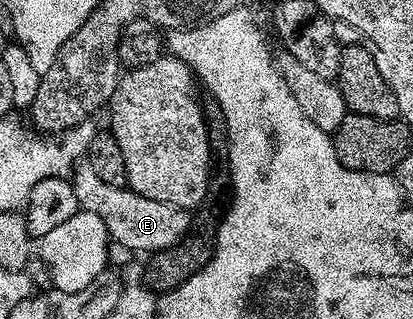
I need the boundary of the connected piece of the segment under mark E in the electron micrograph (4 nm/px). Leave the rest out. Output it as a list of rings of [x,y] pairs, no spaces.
[[[86,160],[80,161],[74,167],[69,178],[73,192],[77,192],[79,209],[93,212],[105,223],[108,239],[127,250],[140,250],[143,256],[150,256],[158,250],[167,250],[182,242],[192,229],[192,215],[179,206],[174,206],[161,200],[149,200],[127,186],[105,184],[105,180],[97,177],[97,172],[89,168]]]

